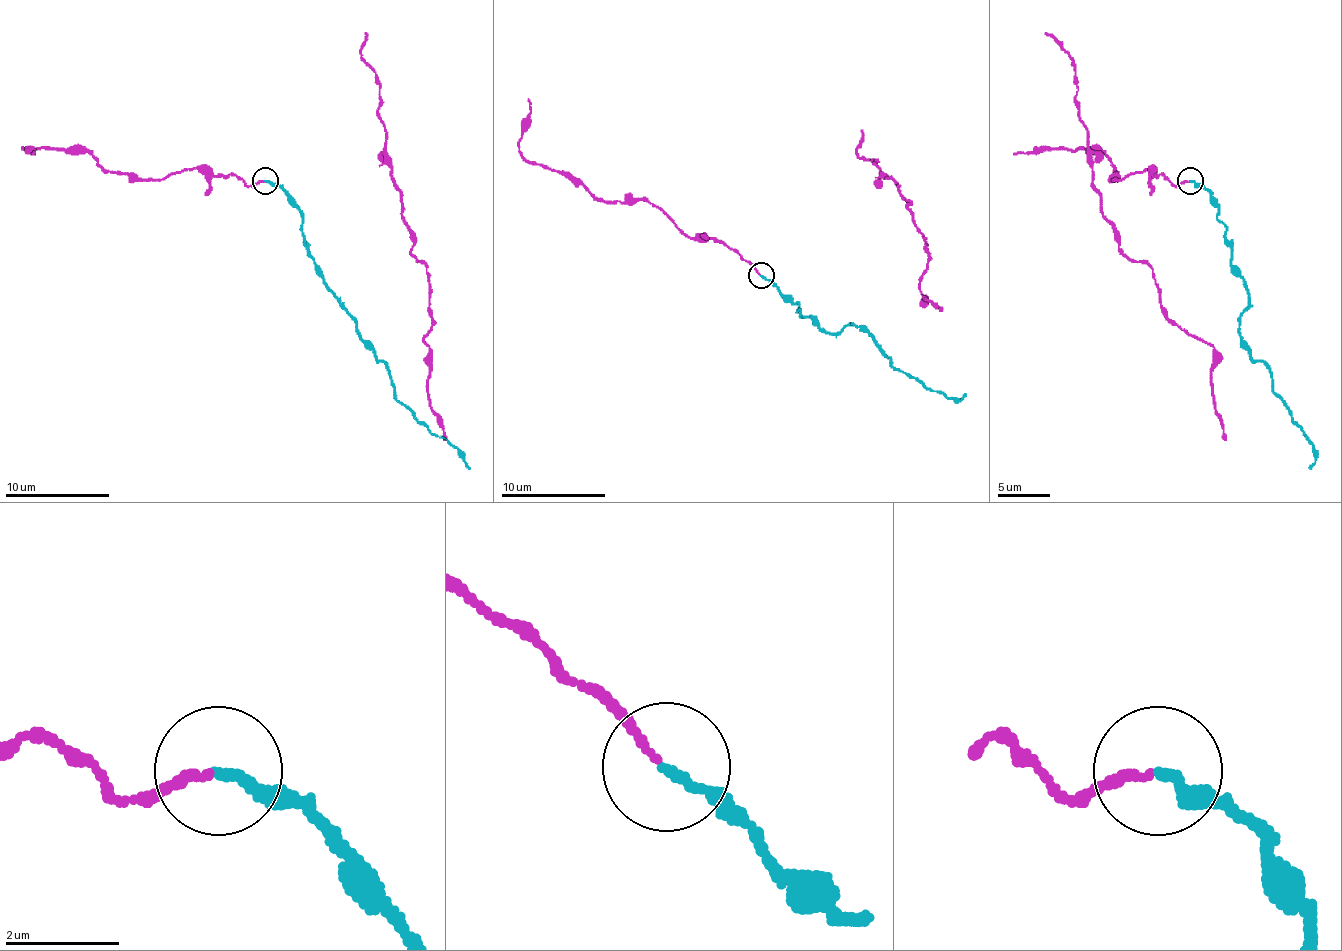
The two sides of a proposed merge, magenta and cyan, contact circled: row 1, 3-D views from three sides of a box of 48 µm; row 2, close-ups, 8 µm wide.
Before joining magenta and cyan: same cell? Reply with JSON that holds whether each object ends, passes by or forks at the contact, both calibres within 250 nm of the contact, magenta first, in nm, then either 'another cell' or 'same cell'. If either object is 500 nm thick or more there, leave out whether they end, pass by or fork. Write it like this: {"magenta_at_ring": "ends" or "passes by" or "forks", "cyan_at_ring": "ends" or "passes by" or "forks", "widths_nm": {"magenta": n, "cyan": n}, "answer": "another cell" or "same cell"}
{"magenta_at_ring": "ends", "cyan_at_ring": "ends", "widths_nm": {"magenta": 150, "cyan": 170}, "answer": "same cell"}

